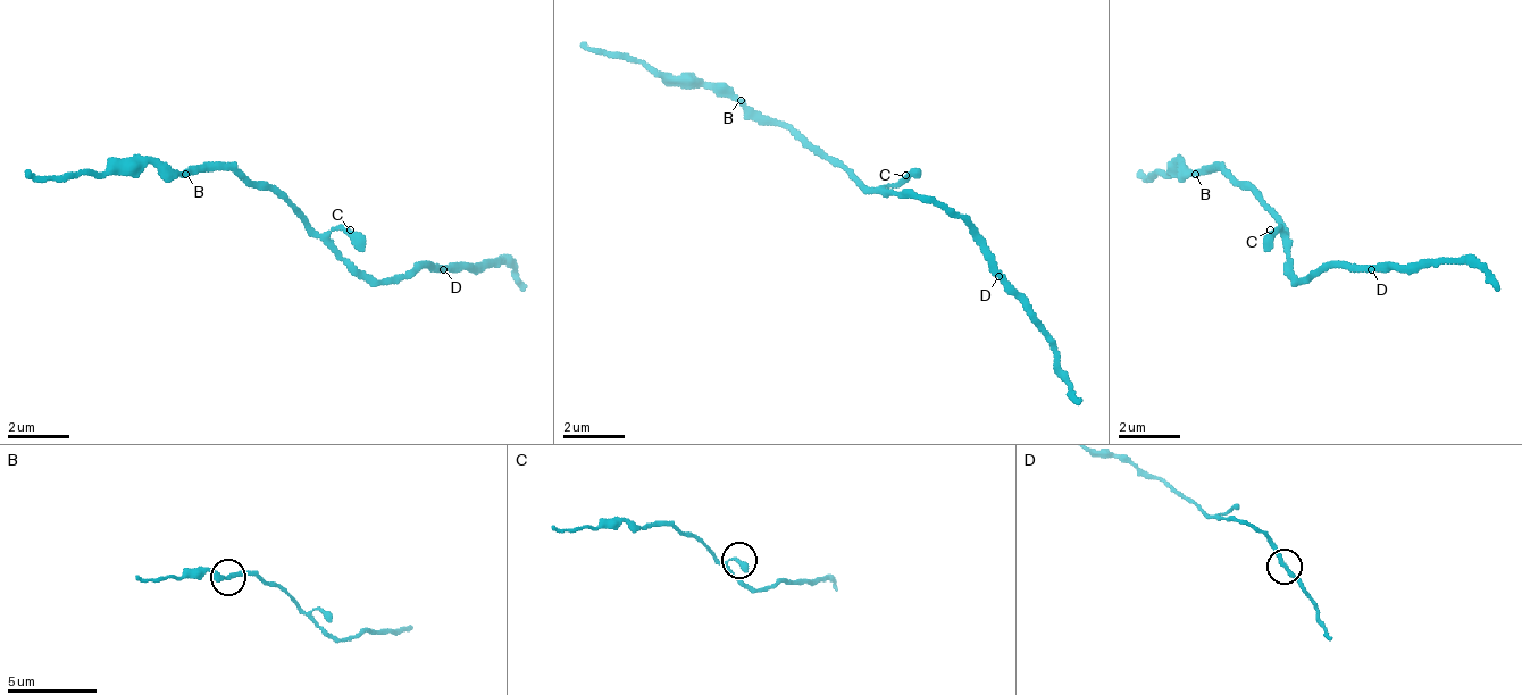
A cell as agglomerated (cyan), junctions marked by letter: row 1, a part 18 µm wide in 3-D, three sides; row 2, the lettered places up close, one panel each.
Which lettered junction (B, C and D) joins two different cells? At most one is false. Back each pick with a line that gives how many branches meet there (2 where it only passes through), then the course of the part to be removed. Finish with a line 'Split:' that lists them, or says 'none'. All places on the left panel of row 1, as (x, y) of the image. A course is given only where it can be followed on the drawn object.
Split: none

